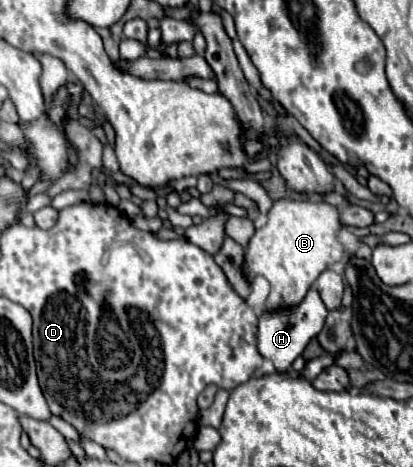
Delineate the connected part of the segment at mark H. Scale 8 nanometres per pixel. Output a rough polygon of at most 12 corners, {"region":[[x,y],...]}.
{"region":[[311,288],[297,306],[259,316],[257,348],[287,372],[321,332],[327,308]]}

